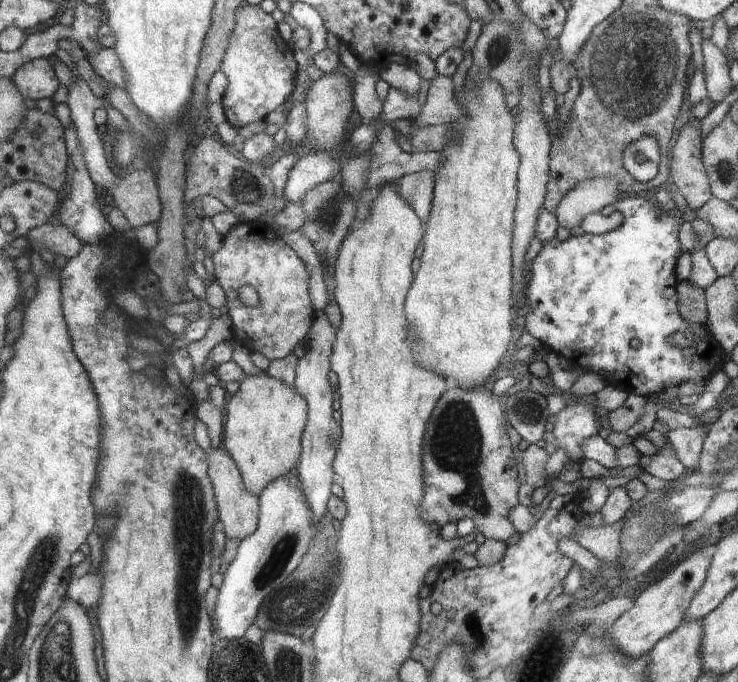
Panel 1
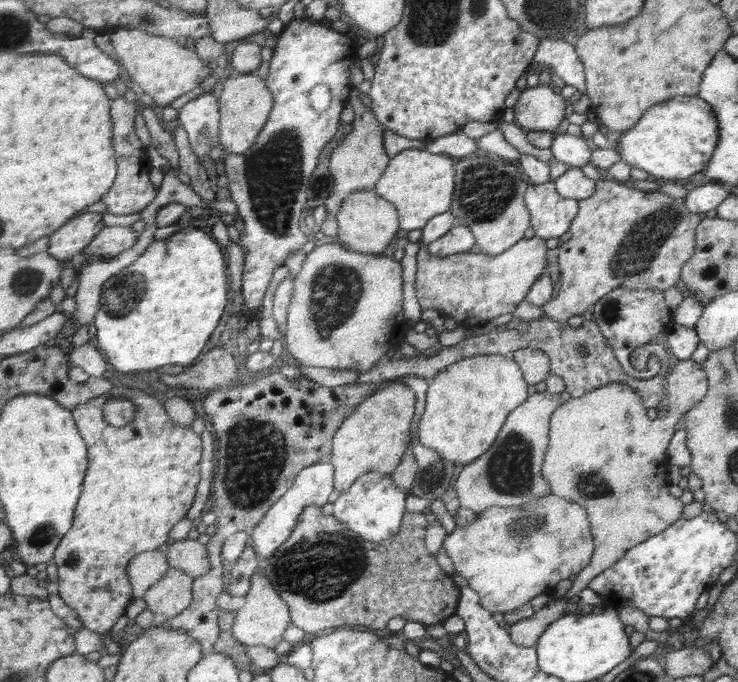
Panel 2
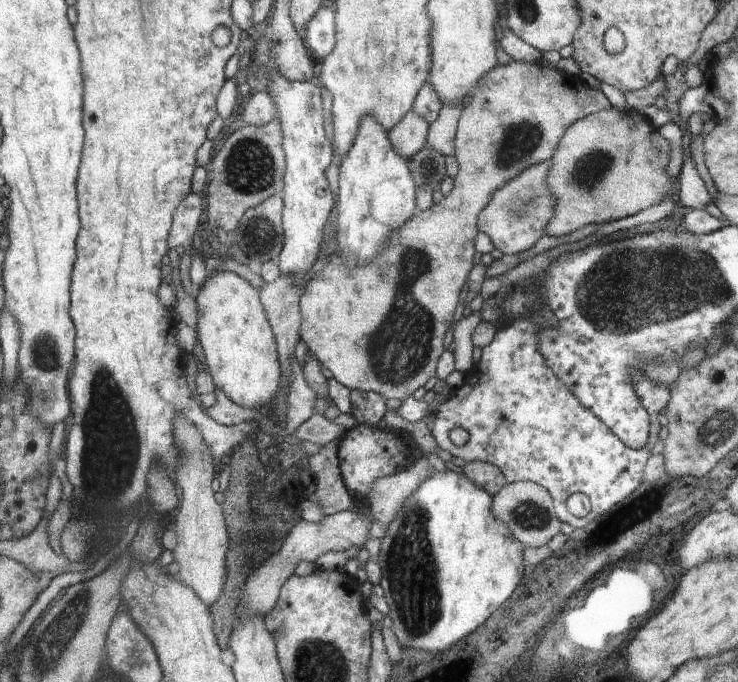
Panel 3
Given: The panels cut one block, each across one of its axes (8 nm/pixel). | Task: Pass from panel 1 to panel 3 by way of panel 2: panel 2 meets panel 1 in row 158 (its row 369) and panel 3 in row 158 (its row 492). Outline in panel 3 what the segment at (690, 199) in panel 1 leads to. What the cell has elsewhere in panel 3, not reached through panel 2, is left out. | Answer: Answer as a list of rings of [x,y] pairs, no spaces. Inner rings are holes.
[[[611,107],[581,118],[567,130],[558,150],[551,158],[553,164],[547,183],[557,198],[557,204],[555,216],[547,225],[546,234],[566,236],[586,224],[620,221],[661,203],[669,195],[673,196],[672,188],[677,185],[677,178],[666,174],[668,152],[669,140],[662,136],[659,126],[655,125],[655,120],[642,114],[642,110],[617,110]]]

